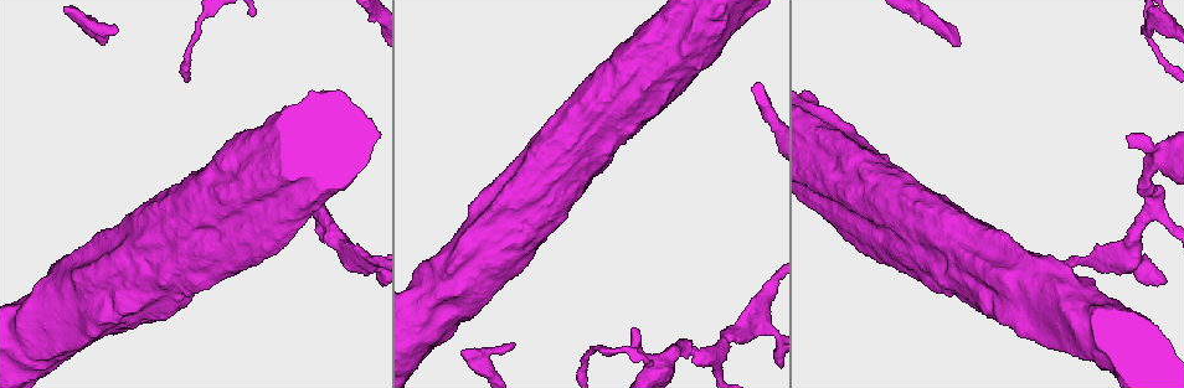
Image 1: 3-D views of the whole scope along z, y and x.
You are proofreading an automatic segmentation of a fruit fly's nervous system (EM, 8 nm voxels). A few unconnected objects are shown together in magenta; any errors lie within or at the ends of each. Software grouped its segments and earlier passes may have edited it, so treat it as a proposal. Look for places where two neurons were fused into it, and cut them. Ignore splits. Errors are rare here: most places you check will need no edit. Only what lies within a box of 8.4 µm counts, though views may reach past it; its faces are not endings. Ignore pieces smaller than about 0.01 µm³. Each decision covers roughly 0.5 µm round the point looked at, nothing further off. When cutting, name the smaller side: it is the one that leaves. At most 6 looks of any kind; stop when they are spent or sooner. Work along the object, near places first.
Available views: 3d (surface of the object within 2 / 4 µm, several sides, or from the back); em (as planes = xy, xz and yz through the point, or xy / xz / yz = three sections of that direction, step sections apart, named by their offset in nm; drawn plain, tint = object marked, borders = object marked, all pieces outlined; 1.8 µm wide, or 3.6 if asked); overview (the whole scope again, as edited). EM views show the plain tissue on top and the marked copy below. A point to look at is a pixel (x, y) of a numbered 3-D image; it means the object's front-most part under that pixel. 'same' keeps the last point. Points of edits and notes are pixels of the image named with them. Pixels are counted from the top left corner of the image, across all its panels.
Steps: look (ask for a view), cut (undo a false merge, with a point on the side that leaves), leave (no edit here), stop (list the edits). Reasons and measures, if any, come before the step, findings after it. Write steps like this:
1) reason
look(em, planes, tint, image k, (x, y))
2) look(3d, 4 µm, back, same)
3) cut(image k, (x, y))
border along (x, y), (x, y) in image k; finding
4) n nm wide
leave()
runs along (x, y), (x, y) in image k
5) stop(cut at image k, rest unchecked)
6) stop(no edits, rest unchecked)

look(3d, 4 µm, image 1, (87, 25))

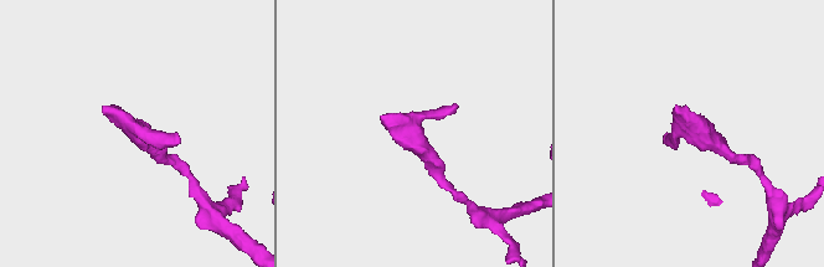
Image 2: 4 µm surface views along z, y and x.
now the EM
look(em, planes, tint, image 2, (415, 135))

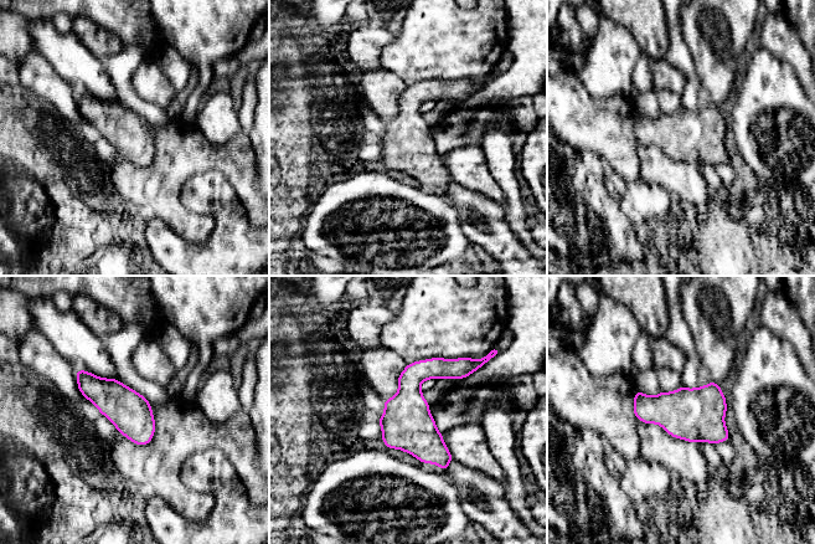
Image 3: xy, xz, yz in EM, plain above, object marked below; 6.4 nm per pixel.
leave()
one neuron here

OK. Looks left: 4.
sharp bend
look(3d, 4 µm, image 1, (357, 261))

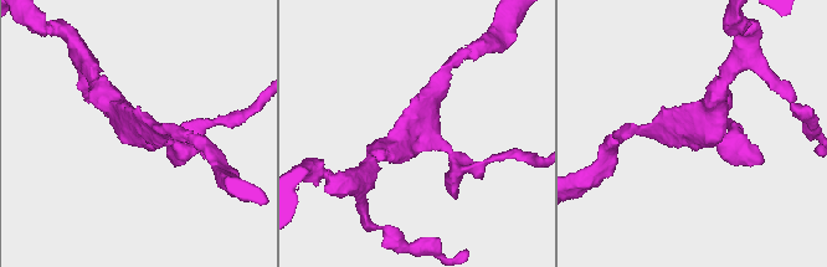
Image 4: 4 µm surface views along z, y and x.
shape alone is not enough
look(em, planes, tint, image 4, (696, 132))

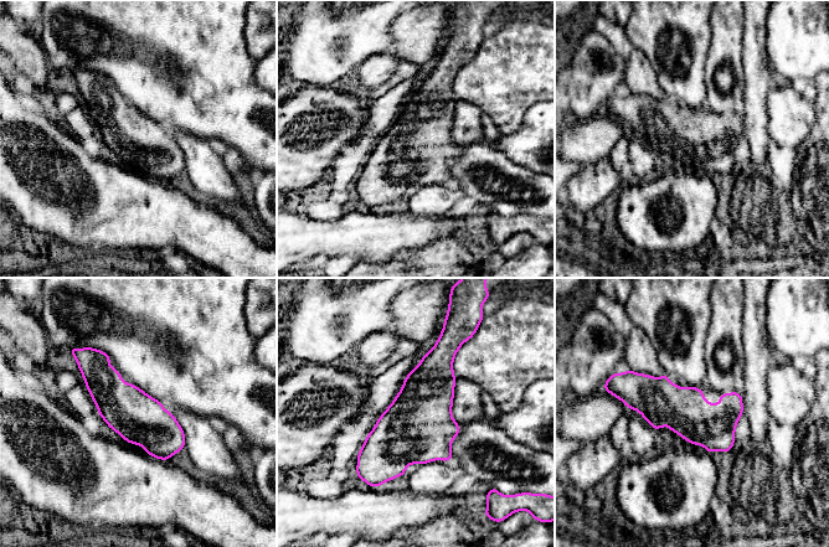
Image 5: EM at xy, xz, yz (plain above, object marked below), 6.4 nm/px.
leave()
all the same neuron

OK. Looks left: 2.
side arm on a straight run
look(em, 3.6 µm, planes, tint, image 1, (1156, 163))

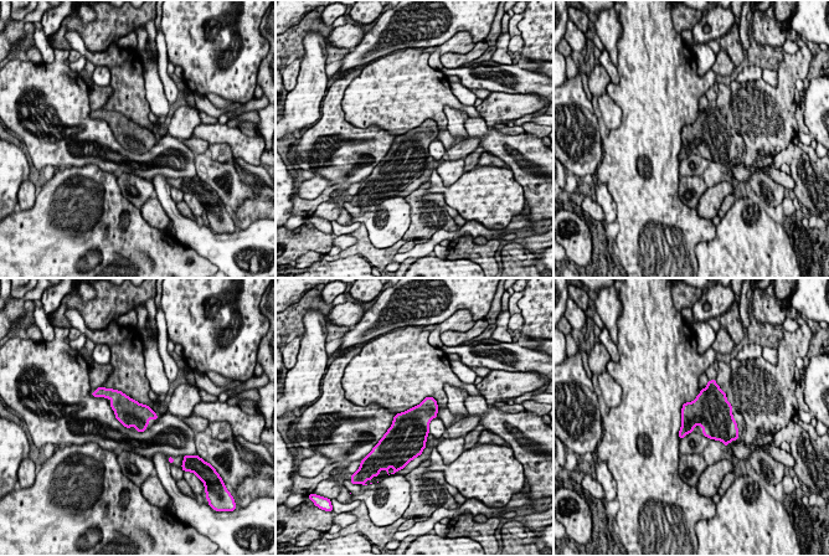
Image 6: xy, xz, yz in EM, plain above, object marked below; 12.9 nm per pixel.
leave()
one neuron here

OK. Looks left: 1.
stop(no edits, rest unchecked)

